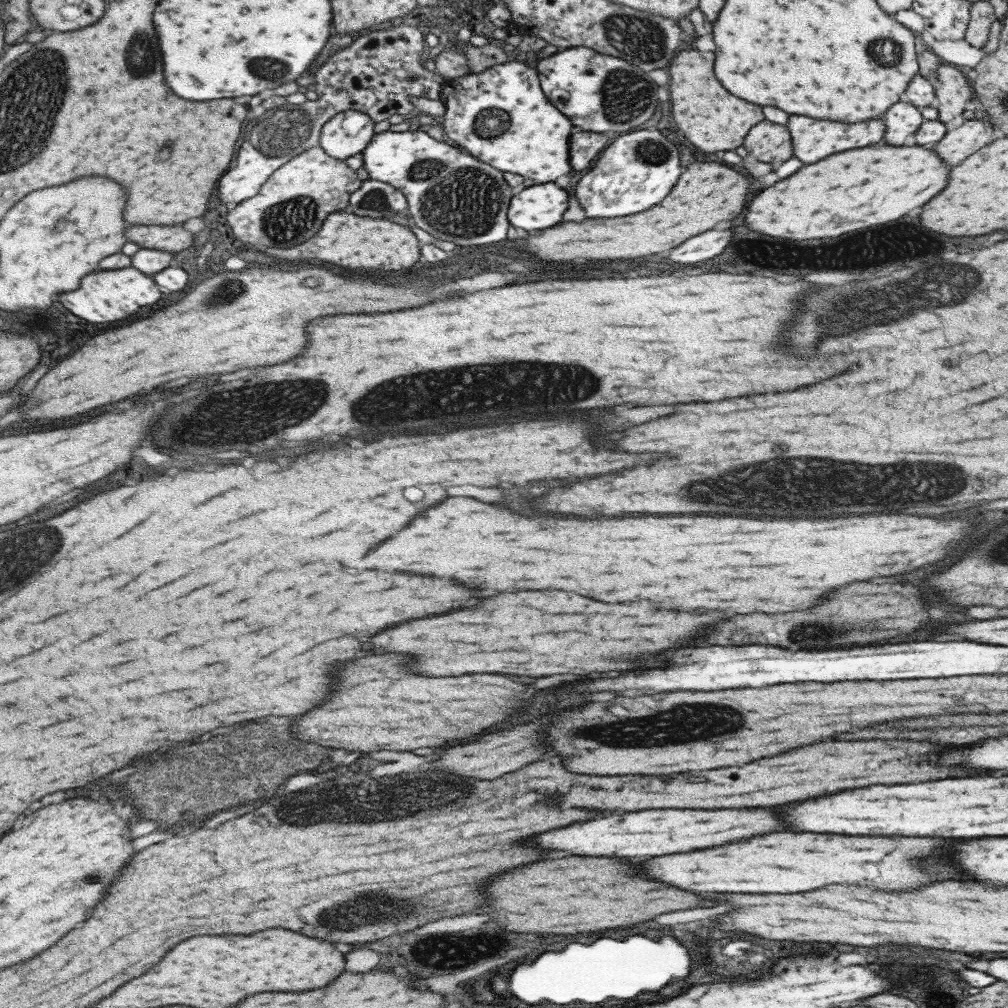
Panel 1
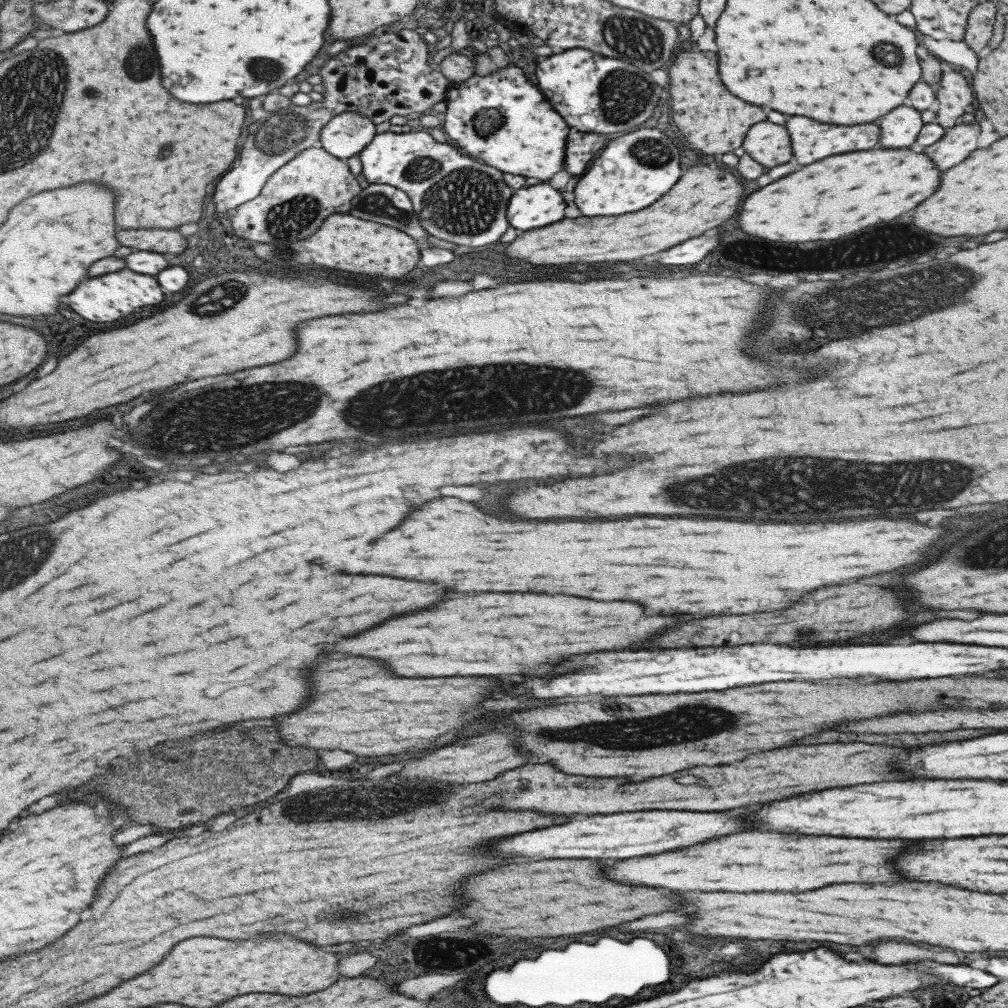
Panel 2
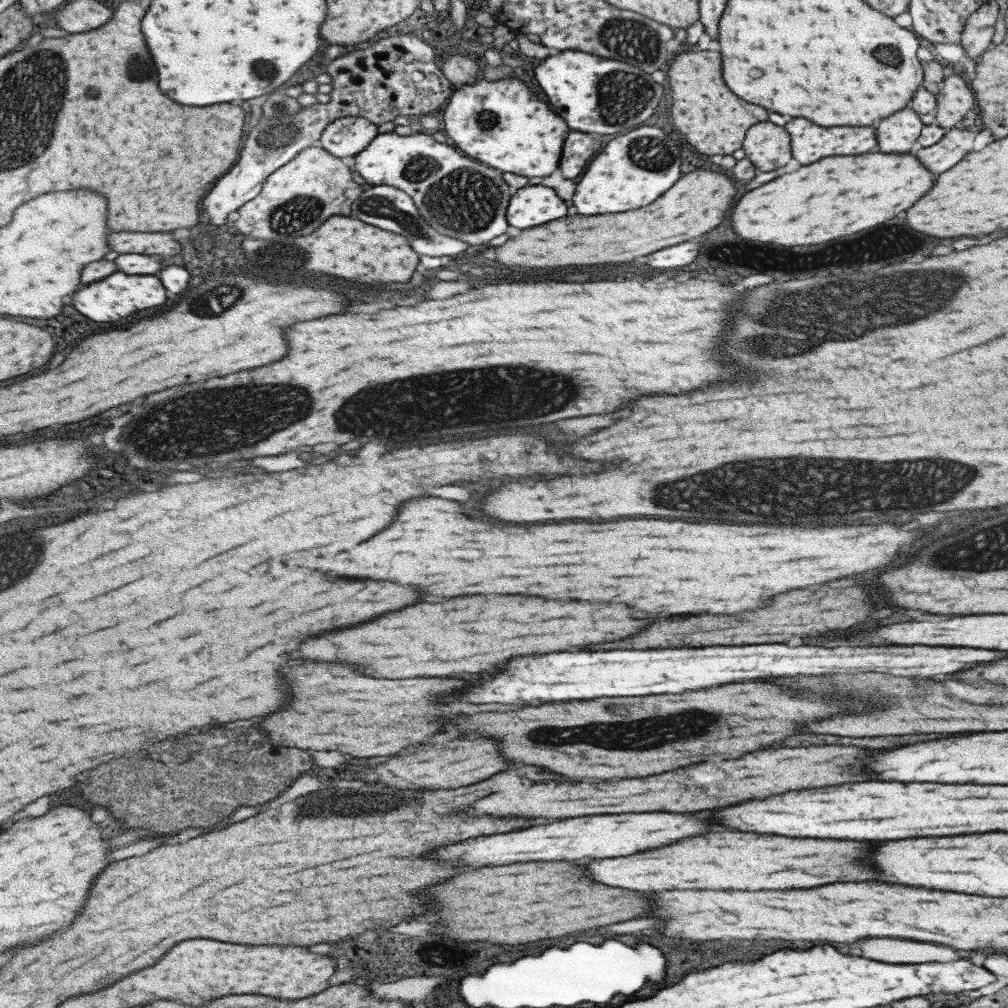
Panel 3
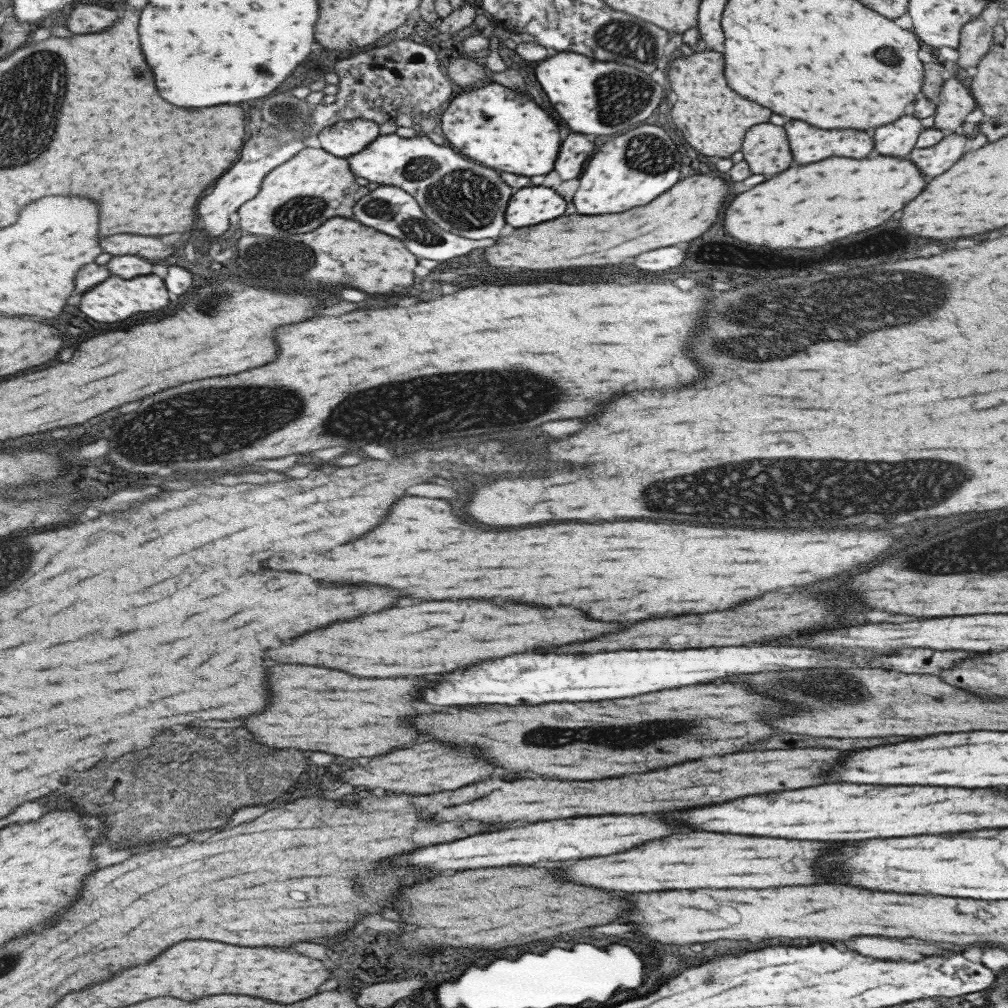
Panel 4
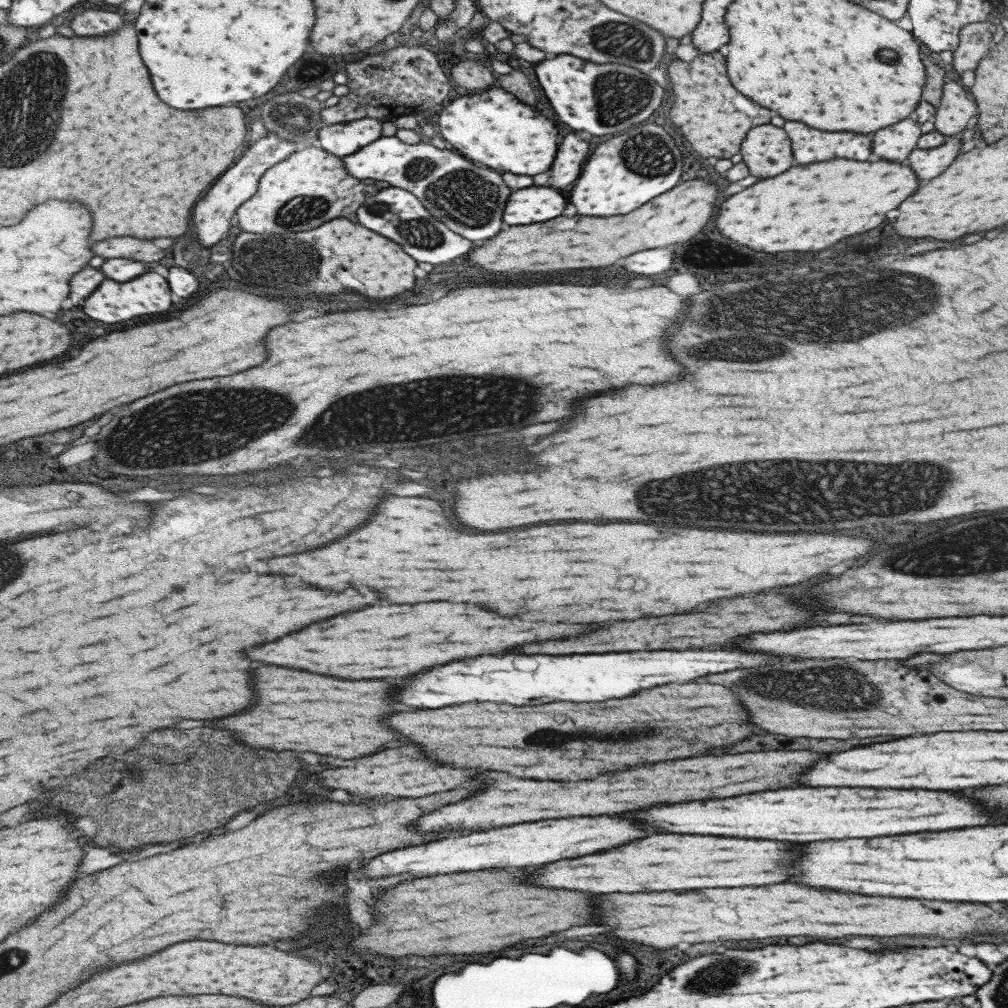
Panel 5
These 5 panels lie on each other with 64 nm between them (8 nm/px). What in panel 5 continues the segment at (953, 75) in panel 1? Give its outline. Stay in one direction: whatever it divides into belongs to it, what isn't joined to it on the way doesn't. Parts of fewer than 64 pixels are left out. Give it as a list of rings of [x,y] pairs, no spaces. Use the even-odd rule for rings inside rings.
[[[948,81],[942,86],[939,104],[932,116],[934,130],[943,136],[958,136],[973,118],[975,105],[963,86]]]

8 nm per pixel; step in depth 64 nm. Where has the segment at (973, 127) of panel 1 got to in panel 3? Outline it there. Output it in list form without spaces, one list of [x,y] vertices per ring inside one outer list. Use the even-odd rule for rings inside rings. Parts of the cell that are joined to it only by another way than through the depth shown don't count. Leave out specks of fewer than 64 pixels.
[[[962,126],[947,129],[933,146],[917,150],[915,158],[921,160],[921,164],[931,174],[939,174],[939,172],[951,168],[955,162],[959,162],[971,150],[971,142],[976,133],[976,130],[971,132]]]

